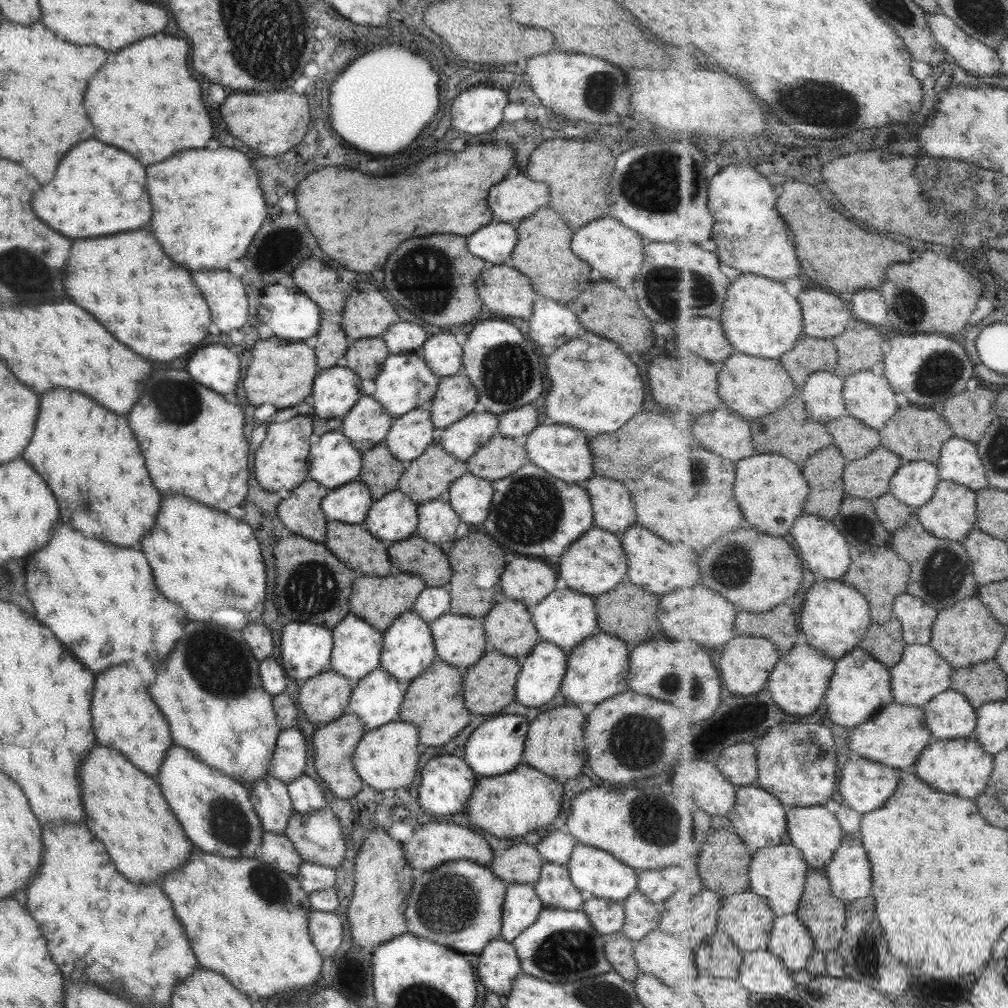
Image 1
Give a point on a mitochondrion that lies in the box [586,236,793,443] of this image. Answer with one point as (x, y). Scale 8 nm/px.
(666, 289)

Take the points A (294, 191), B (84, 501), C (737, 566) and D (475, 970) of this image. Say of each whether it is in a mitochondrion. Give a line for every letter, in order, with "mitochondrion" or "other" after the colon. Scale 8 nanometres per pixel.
A: other
B: mitochondrion
C: mitochondrion
D: other

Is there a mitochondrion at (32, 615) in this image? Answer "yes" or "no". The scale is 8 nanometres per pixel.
no

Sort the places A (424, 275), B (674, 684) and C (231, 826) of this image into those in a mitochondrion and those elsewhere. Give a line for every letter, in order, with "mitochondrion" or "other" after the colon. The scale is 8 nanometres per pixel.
A: mitochondrion
B: mitochondrion
C: mitochondrion

